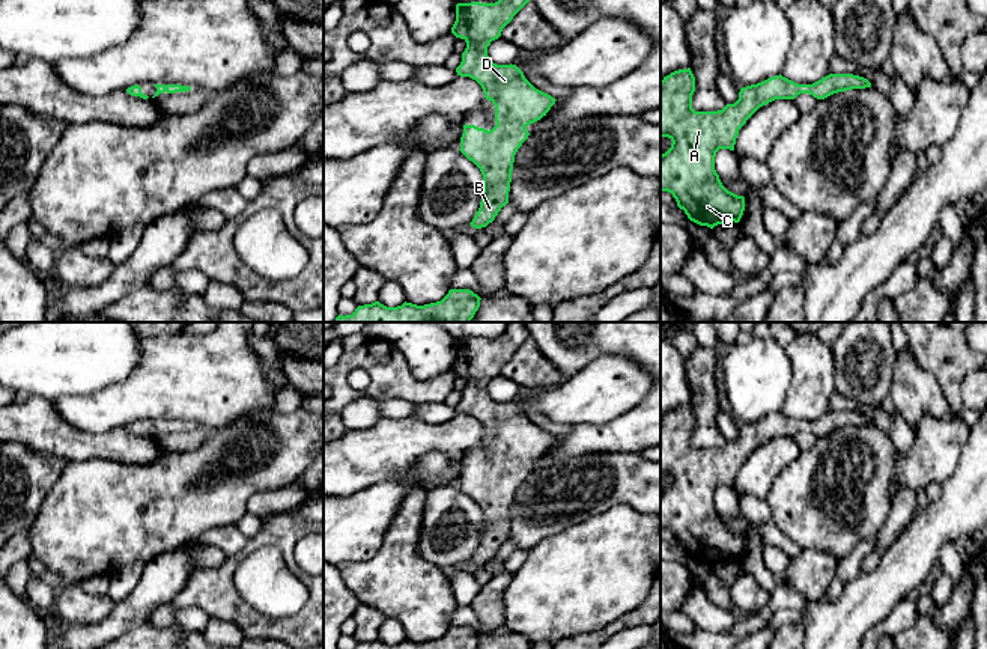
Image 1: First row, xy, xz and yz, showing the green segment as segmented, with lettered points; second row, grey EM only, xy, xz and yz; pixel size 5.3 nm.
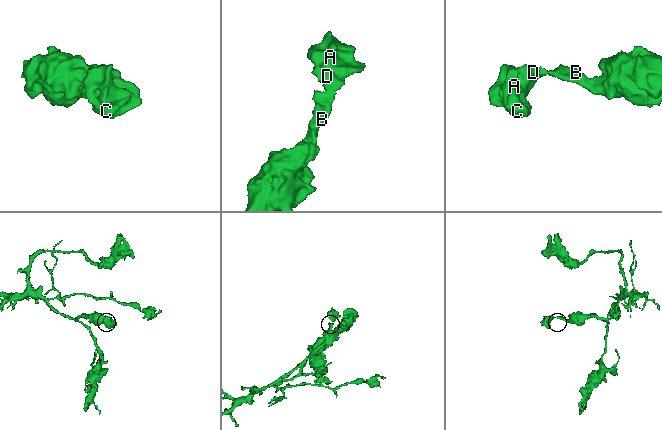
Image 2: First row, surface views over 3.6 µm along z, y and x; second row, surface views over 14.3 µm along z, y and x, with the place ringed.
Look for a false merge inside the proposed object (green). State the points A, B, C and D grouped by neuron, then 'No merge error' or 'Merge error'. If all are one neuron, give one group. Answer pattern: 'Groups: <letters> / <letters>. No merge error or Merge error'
Groups: A B C D. No merge error

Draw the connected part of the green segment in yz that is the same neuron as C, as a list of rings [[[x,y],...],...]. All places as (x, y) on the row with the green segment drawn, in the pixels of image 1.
[[[691,68],[671,72],[661,81],[661,139],[673,142],[661,155],[661,191],[671,193],[677,206],[700,226],[713,229],[728,221],[739,223],[745,197],[722,185],[715,170],[716,152],[734,151],[739,129],[760,107],[775,99],[794,99],[800,93],[825,99],[865,87],[871,83],[853,74],[829,74],[812,84],[797,84],[779,74],[742,87],[739,99],[722,110],[695,111]]]

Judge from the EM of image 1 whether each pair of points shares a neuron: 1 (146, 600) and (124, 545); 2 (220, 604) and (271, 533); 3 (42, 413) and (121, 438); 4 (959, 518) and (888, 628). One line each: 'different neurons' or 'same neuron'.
1: different neurons
2: same neuron
3: same neuron
4: different neurons

